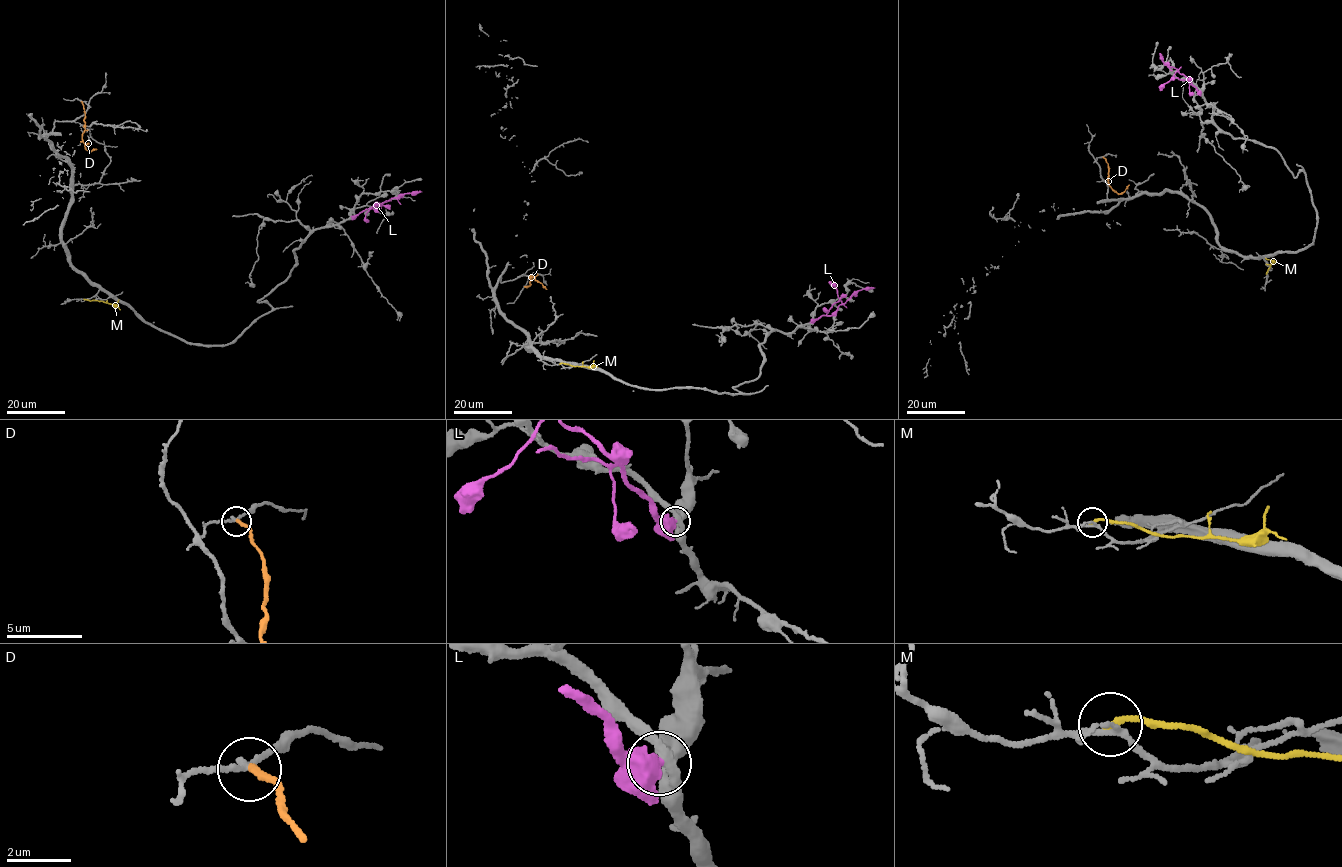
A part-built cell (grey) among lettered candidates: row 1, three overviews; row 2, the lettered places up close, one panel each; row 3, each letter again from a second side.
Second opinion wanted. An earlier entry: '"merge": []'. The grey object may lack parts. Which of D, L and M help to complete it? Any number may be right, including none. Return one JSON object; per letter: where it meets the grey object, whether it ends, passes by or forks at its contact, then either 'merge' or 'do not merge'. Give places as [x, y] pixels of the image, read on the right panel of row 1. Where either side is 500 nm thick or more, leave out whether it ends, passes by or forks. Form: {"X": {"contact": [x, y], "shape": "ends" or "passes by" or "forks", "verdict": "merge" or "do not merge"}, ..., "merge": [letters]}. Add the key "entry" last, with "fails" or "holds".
{"D": {"contact": [1103, 157], "shape": "ends", "verdict": "do not merge"}, "L": {"contact": [1201, 92], "verdict": "do not merge"}, "M": {"contact": [1266, 273], "shape": "ends", "verdict": "do not merge"}, "merge": [], "entry": "holds"}

